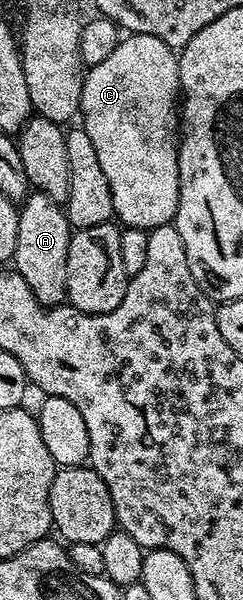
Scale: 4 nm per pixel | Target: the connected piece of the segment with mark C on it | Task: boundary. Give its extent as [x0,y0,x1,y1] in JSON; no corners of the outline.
[80,33,180,232]

